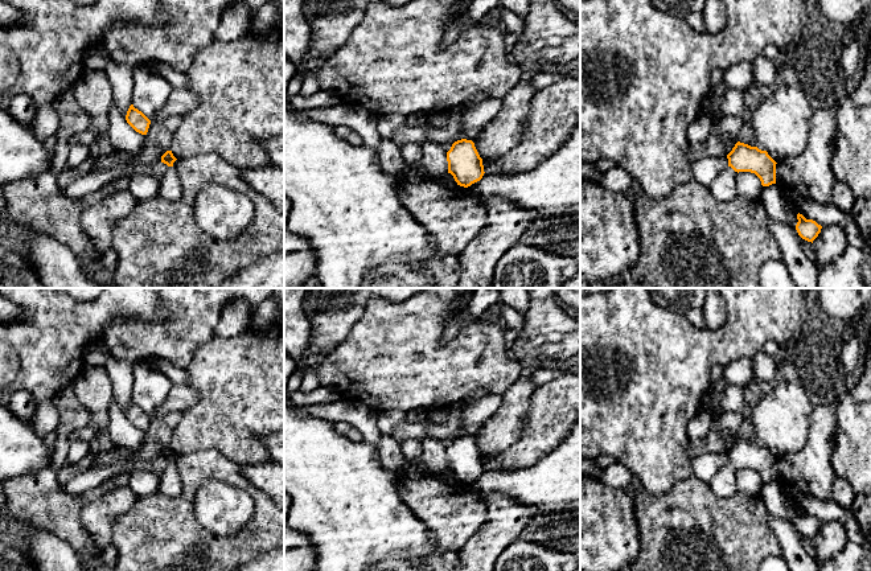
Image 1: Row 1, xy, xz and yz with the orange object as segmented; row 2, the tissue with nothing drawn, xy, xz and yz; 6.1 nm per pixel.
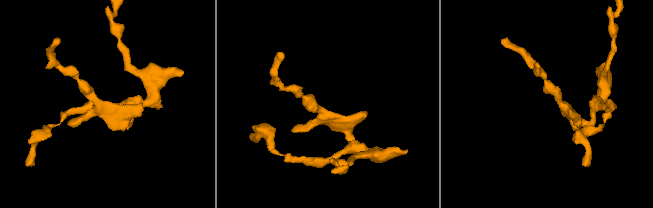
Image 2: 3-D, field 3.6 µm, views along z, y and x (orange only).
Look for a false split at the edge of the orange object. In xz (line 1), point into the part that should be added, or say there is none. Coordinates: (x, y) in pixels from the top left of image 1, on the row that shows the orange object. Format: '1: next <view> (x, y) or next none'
1: next none

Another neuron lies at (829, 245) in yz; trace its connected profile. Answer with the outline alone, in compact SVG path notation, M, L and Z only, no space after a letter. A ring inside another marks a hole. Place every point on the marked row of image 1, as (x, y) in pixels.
M838 225L822 227L818 237L813 241L813 250L817 255L819 267L831 263L846 247L847 239L843 226Z

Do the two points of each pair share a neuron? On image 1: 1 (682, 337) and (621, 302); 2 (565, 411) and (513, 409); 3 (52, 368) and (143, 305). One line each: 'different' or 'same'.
1: same
2: different
3: same

